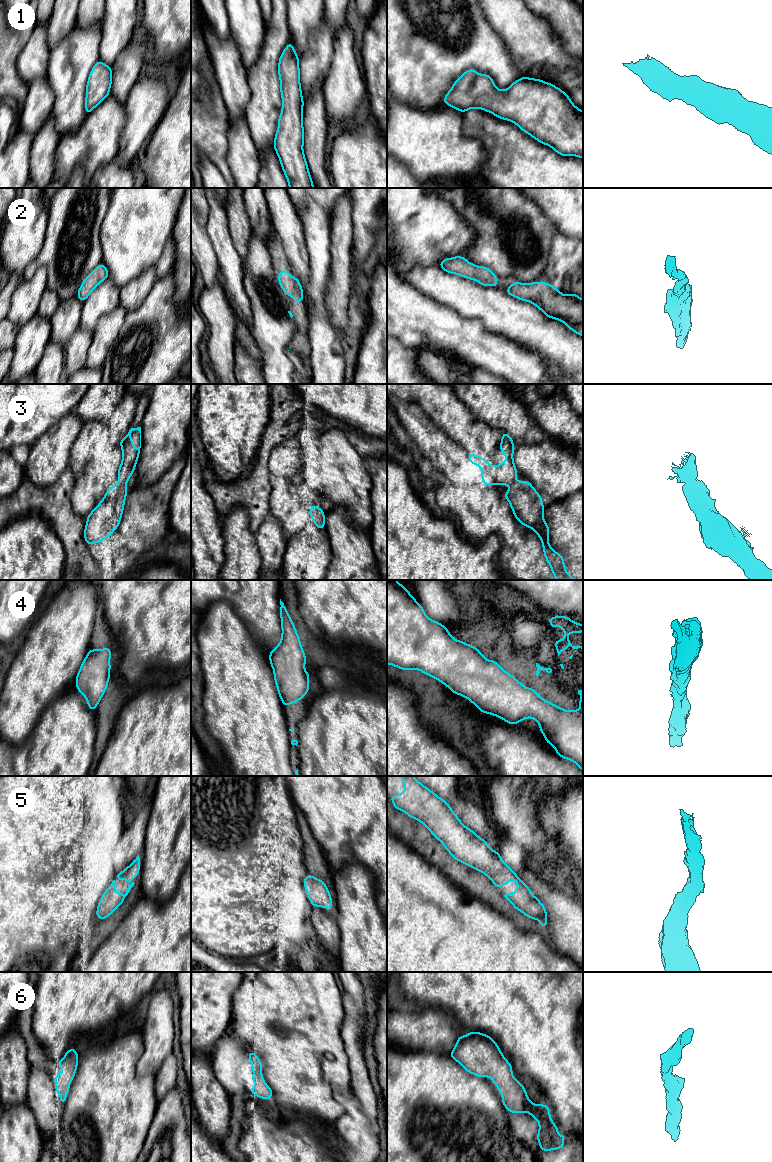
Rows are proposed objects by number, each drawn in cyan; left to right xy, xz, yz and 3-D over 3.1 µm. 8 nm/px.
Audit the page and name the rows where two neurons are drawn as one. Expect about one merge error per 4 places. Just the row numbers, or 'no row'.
no row

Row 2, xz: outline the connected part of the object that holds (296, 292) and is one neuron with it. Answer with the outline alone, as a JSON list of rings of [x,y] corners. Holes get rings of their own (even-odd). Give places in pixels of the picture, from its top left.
[[[281,269],[279,272],[278,282],[287,296],[294,298],[297,304],[301,303],[304,293],[299,280],[292,277],[290,273]]]

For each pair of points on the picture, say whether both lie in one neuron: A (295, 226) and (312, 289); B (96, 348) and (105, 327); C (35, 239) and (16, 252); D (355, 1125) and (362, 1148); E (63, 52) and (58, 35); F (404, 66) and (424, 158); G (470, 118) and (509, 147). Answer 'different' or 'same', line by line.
A: different
B: same
C: same
D: same
E: different
F: different
G: same

